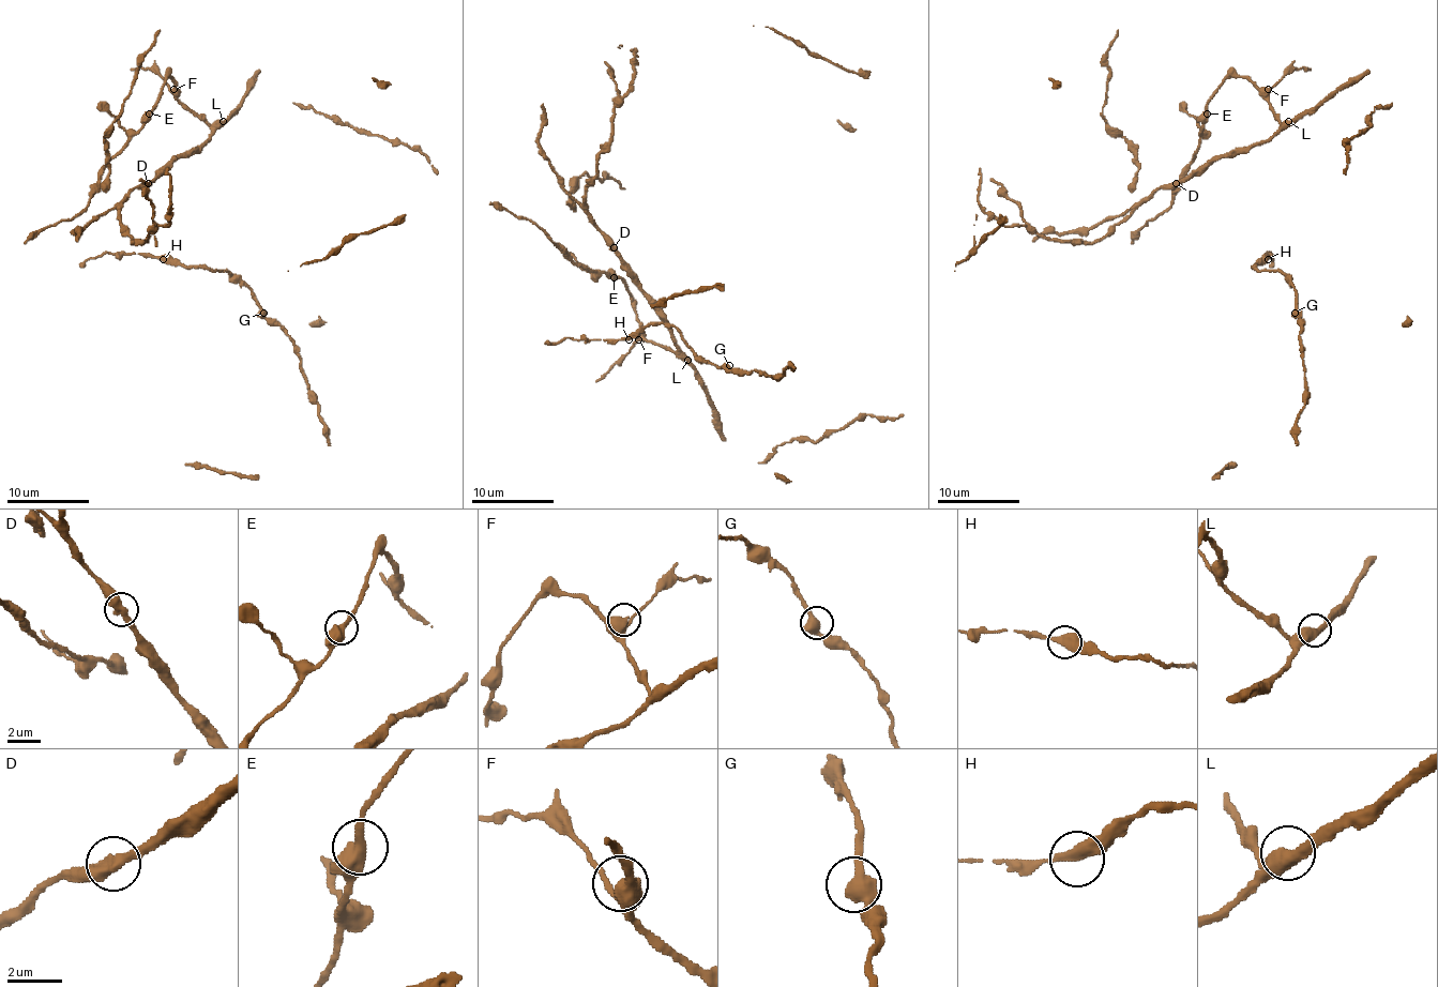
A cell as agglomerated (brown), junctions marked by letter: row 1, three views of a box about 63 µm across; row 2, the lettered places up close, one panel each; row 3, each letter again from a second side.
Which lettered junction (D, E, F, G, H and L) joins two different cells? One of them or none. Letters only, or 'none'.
none

